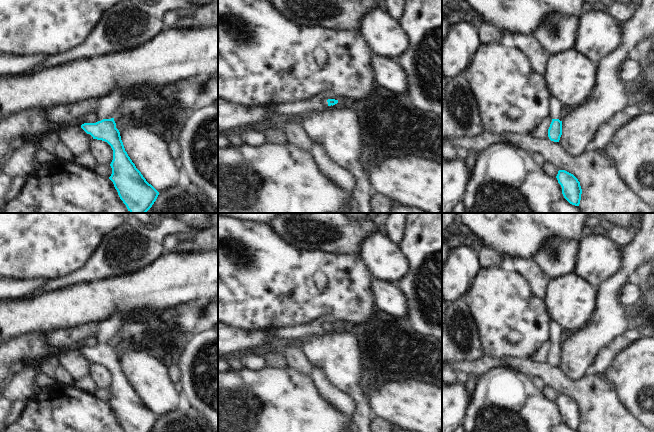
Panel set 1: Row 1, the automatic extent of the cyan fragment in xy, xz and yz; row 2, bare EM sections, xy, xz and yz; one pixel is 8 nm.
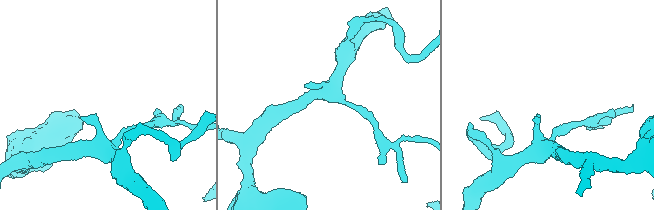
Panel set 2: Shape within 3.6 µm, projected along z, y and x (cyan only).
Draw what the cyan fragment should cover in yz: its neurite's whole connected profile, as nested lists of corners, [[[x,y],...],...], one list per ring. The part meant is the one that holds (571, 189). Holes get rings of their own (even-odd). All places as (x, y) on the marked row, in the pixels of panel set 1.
[[[559,170],[556,176],[558,183],[562,187],[564,198],[572,205],[579,206],[582,189],[578,179],[565,170]]]

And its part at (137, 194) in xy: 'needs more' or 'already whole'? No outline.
needs more

